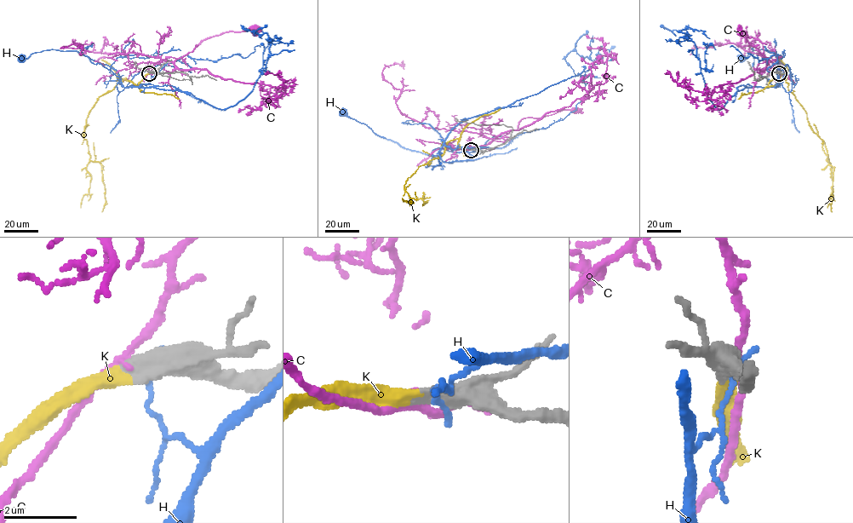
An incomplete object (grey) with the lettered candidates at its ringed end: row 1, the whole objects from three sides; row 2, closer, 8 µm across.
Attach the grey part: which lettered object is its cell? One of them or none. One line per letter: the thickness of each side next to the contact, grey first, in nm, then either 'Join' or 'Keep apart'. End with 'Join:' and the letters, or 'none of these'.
C: Thickness 500 nm (grey) against 200 nm. Keep apart
H: Thickness 750 nm (grey) against 150 nm. Keep apart
K: Thickness 500 nm (grey) against 400 nm. Join
Join: K

